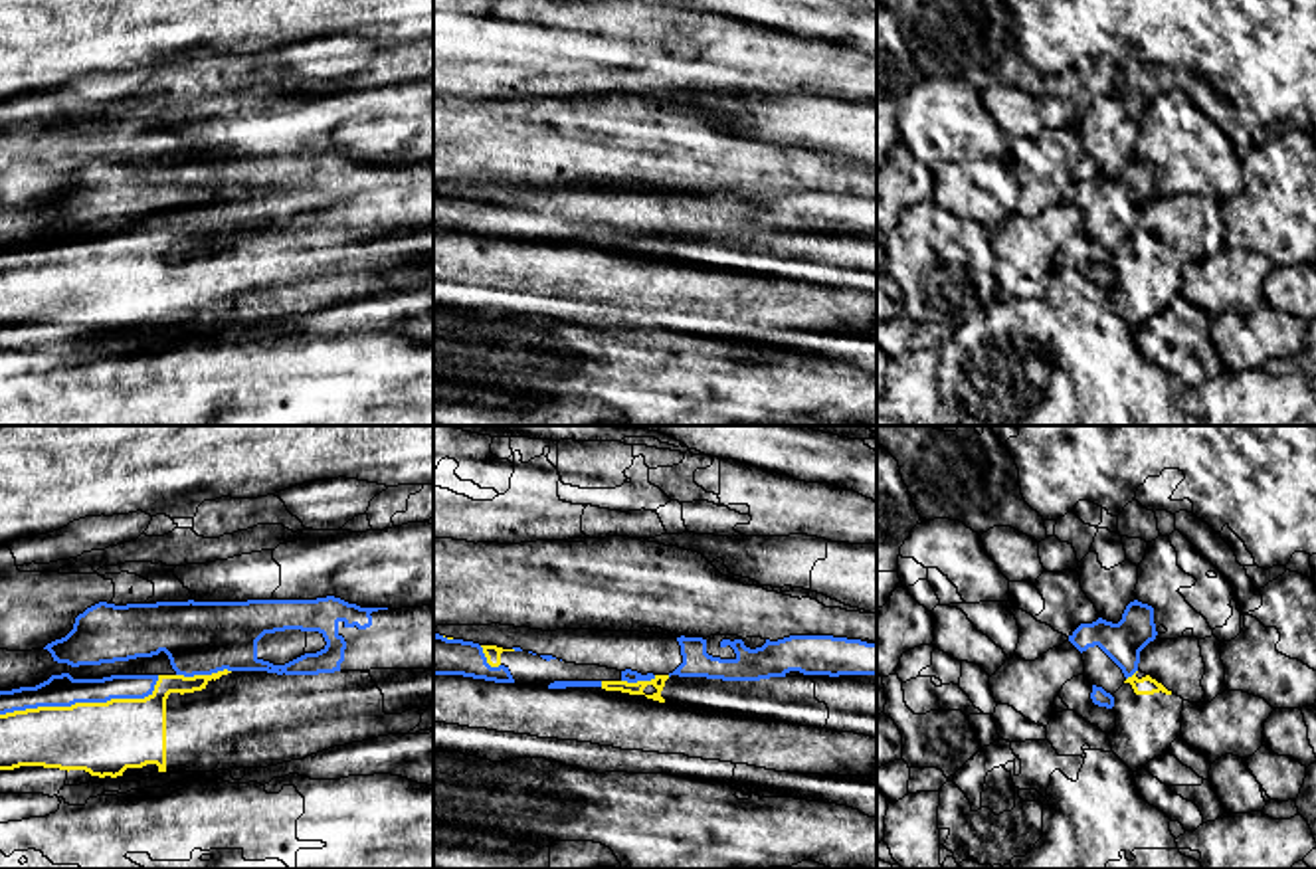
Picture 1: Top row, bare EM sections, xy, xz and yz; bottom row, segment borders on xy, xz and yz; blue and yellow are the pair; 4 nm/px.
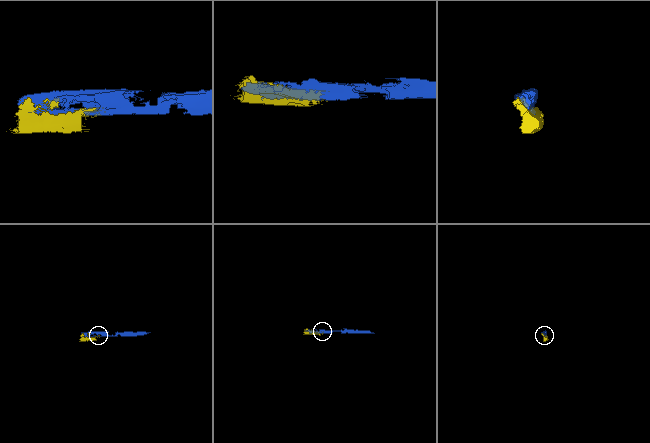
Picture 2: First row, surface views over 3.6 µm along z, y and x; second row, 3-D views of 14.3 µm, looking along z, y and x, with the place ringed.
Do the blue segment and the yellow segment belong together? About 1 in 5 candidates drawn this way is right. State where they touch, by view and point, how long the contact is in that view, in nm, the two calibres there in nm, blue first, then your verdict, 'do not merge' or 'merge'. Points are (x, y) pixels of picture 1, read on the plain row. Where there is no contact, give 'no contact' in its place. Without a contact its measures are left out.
contact xy (84, 258); length 650 nm; calibres 130 and 300 nm; do not merge

